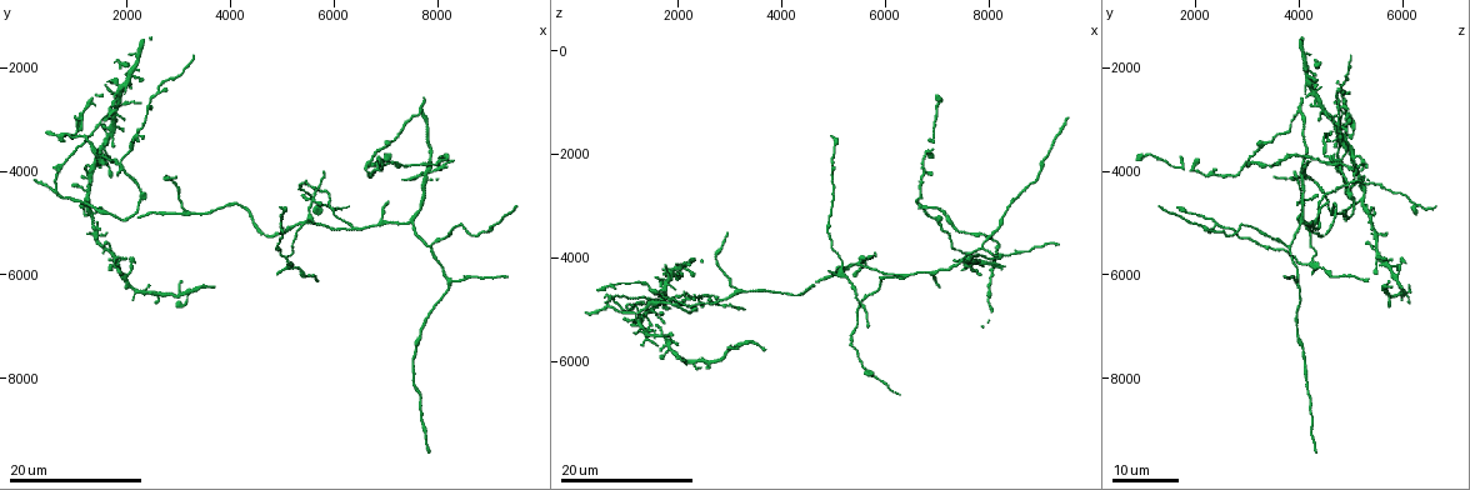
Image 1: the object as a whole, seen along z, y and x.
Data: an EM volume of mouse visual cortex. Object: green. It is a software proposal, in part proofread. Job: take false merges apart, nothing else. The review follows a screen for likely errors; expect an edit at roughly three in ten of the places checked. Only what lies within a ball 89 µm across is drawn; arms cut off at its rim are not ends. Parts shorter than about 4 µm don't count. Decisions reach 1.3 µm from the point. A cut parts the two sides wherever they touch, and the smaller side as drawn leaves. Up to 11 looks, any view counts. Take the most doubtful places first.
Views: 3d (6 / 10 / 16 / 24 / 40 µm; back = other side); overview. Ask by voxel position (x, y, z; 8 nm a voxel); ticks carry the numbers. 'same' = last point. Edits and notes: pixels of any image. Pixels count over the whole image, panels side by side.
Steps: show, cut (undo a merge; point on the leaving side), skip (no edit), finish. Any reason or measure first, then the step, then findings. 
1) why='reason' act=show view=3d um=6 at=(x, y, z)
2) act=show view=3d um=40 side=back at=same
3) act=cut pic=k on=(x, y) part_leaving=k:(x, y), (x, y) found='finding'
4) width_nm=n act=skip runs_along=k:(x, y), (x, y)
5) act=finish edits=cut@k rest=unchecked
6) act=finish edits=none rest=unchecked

why='arms part here' act=show view=3d um=16 at=(6350, 5150, 4400)

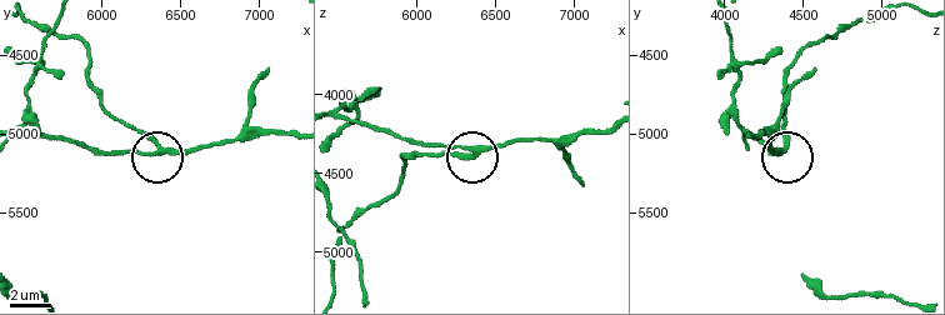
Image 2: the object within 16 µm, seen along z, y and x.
act=show view=3d um=6 at=(6380, 5100, 4360)

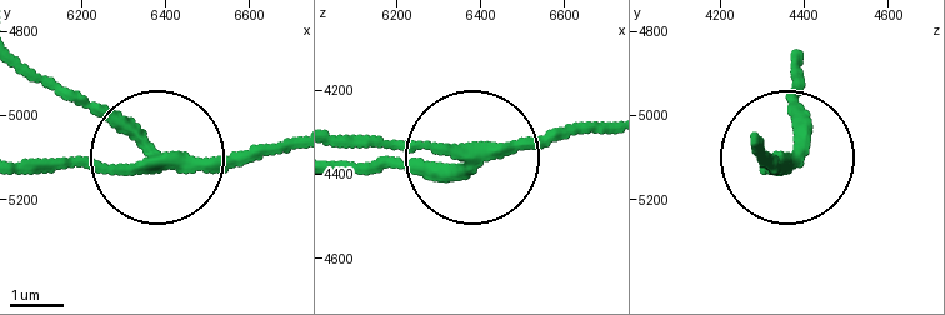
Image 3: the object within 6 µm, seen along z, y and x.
side_arm_um=33 act=skip runs_along=3:(343, 141), (468, 150), (436, 168), (348, 168) found='continuous, no second neuron'

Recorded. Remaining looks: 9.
why='arms part here' act=show view=3d um=24 at=(3100, 4750, 4600)

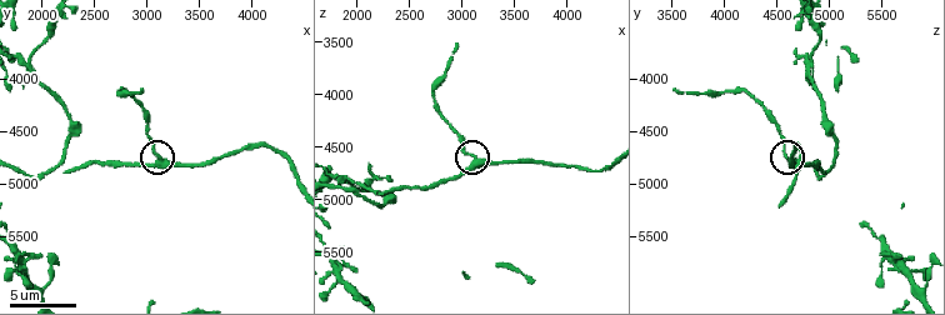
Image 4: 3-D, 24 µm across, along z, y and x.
act=show view=3d um=10 at=(3140, 4740, 4620)

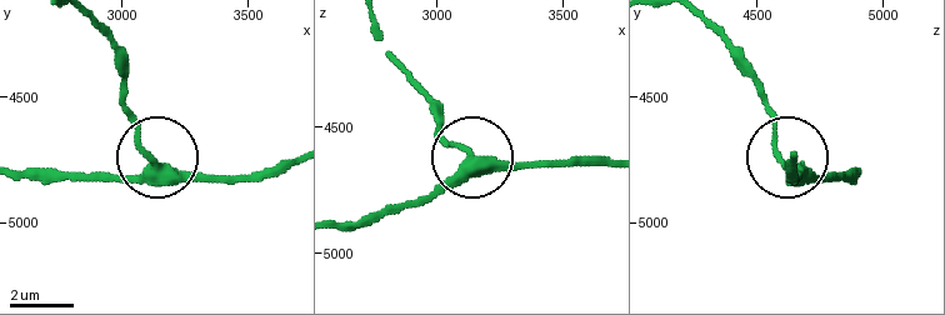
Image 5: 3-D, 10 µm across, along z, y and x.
side_arm_um=14 act=skip runs_along=5:(291, 158), (250, 174), (170, 171), (140, 141), (121, 96) found='continuous, no second neuron'

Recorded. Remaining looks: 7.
why='arms part here' act=show view=3d um=16 at=(6700, 3850, 3000)

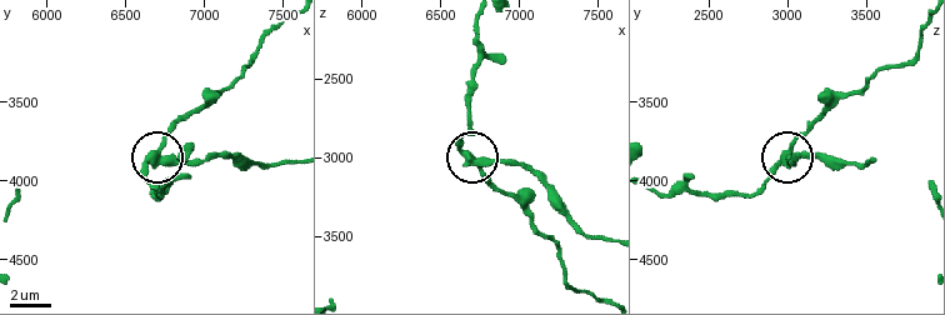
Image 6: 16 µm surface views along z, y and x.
act=show view=3d um=10 at=(6720, 3900, 3040)

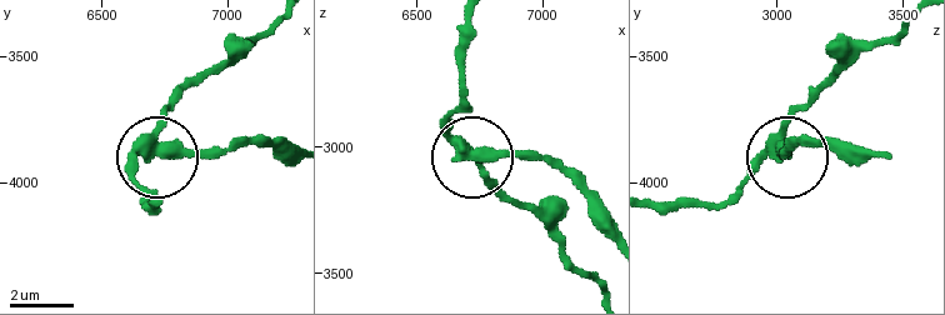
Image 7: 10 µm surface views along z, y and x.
arms=3 act=cut pic=7 on=(194, 150) part_leaving=7:(465, 158), (550, 160), (608, 230) found='a second neuron is stuck on'

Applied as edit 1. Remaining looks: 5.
act=show view=overview

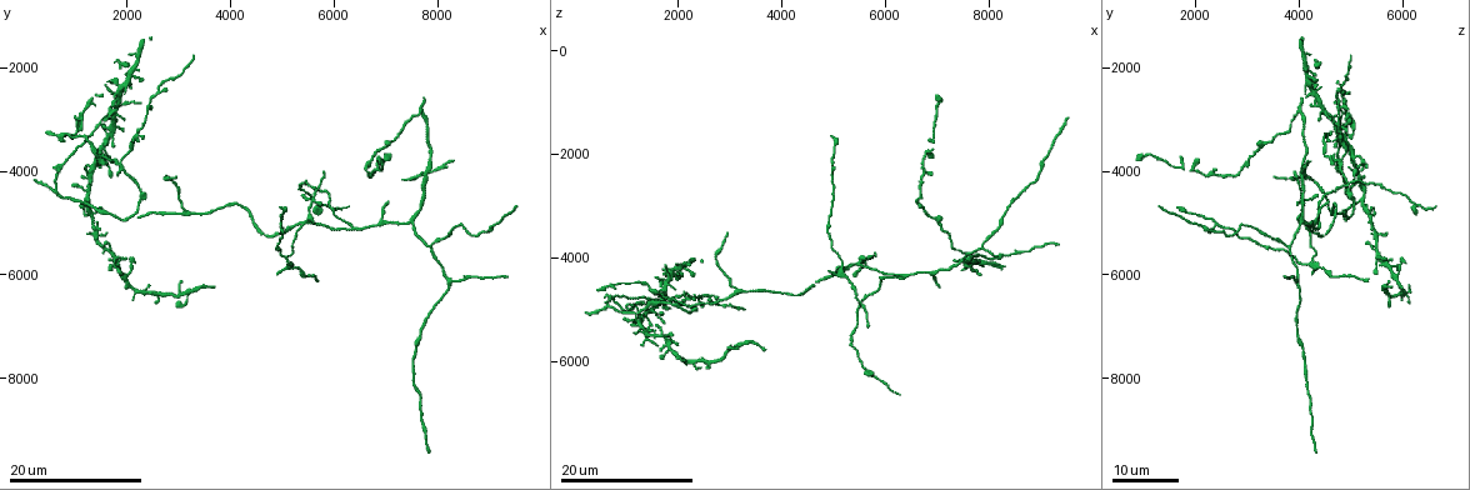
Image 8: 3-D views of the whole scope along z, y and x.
act=show view=3d um=24 at=(8250, 6200, 4000)

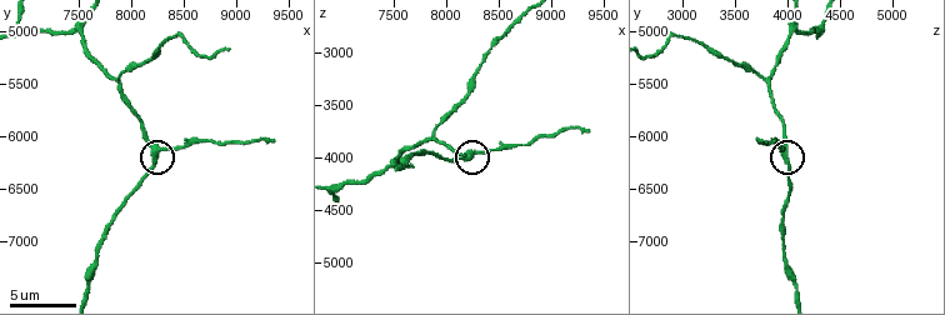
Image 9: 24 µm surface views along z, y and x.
act=show view=3d um=6 at=(8280, 6140, 3980)

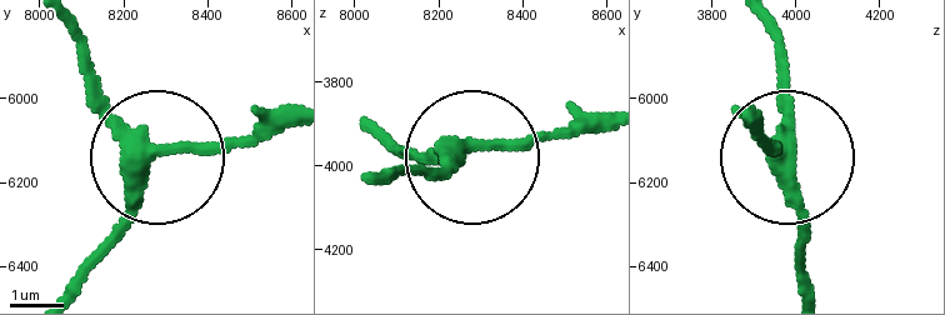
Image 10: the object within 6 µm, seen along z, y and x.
act=skip runs_along=10:(63, 28), (103, 109), (144, 149), (238, 149), (291, 126) found='all the same neuron'

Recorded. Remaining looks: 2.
why='two arms in line, one across' act=show view=3d um=24 at=(1200, 4650, 5050)

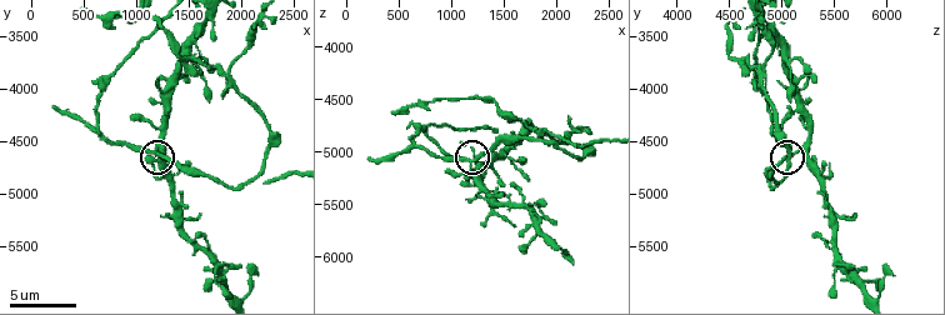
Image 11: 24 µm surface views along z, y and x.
why='closer look' act=show view=3d um=10 at=(1180, 4600, 5100)

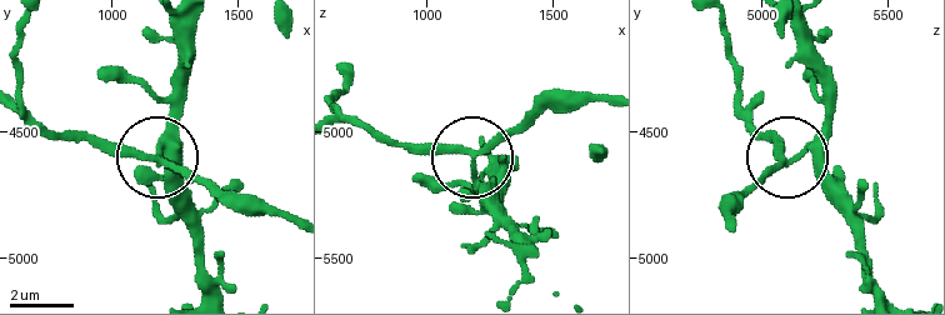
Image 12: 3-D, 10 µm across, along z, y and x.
width_nm=190 act=skip runs_along=12:(293, 223), (245, 215), (156, 153), (180, 120), (180, 75) found='one neuron here'

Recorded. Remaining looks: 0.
act=finish edits=cut@7 rest=unchecked

